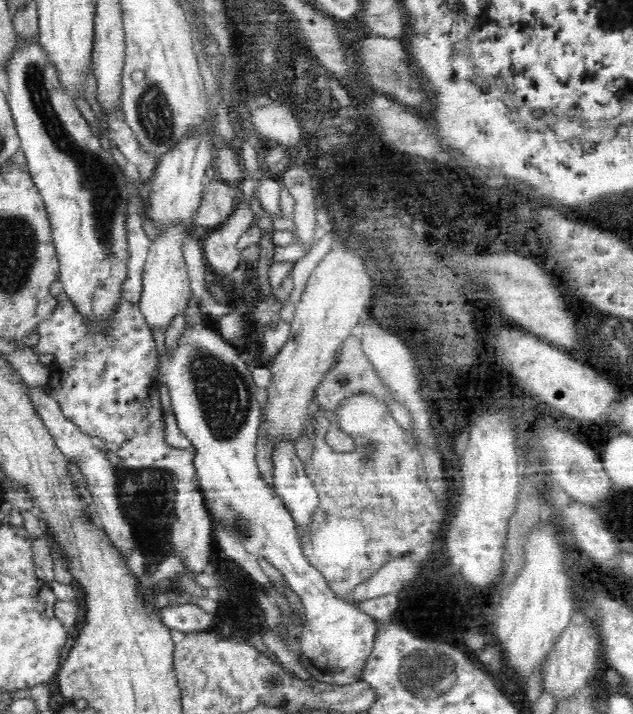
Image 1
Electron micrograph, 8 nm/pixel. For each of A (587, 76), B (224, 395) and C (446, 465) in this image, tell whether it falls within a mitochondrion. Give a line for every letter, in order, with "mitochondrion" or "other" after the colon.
A: other
B: mitochondrion
C: other

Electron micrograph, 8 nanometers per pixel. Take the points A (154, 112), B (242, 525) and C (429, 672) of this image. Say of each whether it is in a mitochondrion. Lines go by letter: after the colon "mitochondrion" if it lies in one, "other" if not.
A: mitochondrion
B: mitochondrion
C: mitochondrion

